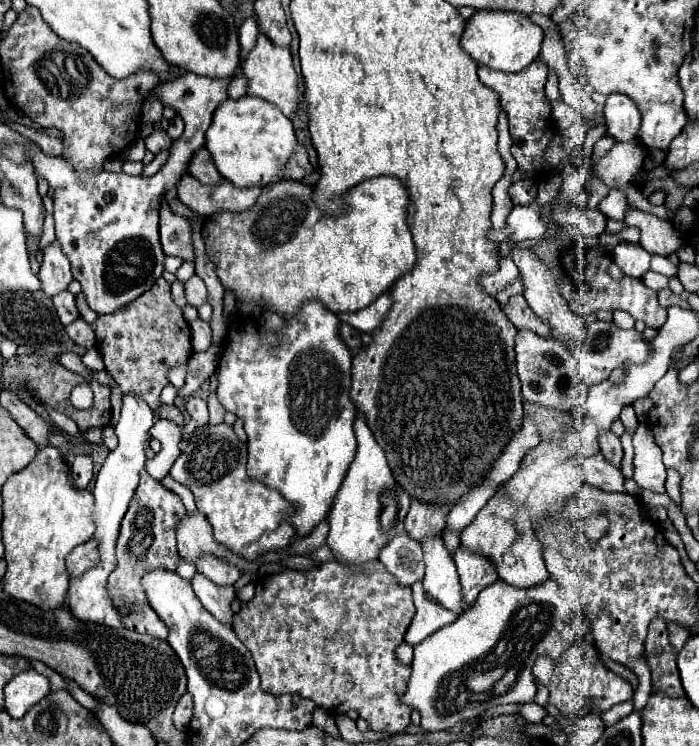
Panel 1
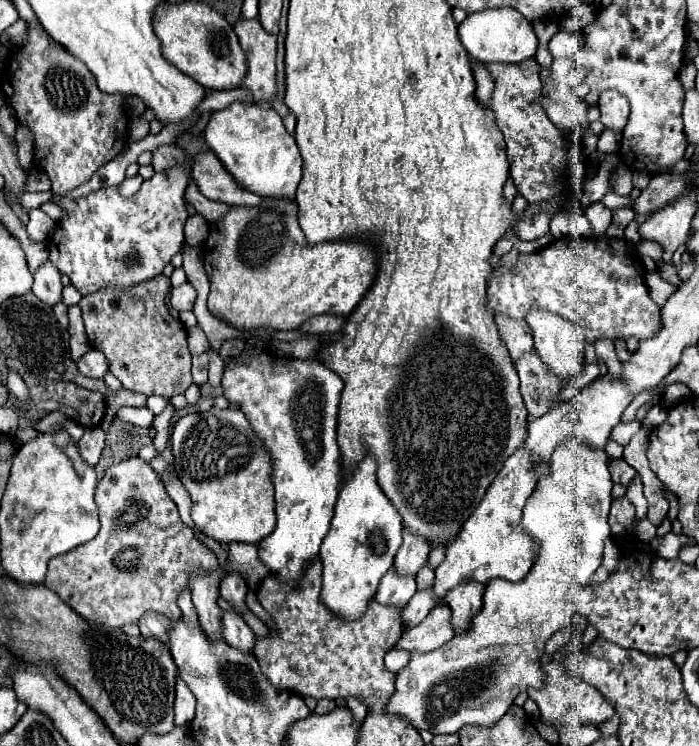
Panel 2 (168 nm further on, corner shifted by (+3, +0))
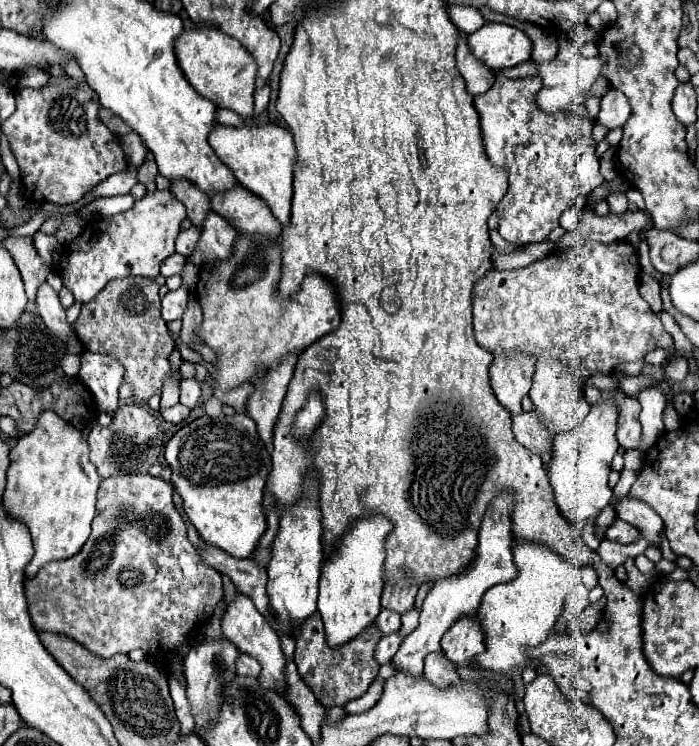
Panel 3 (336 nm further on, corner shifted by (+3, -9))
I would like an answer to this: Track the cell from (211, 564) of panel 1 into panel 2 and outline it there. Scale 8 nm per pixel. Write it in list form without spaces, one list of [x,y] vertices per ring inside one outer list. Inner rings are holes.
[[[230,572],[230,574],[228,574],[226,578],[222,578],[222,582],[220,582],[220,596],[222,596],[226,602],[230,602],[230,606],[232,606],[234,610],[246,608],[246,604],[244,604],[246,592],[248,592],[246,582],[244,582],[244,578],[242,578],[240,574],[236,574],[236,572]]]

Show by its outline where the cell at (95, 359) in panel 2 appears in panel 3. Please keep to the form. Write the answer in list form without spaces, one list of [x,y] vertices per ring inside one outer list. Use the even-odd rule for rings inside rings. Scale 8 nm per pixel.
[[[84,351],[80,367],[80,381],[88,387],[94,397],[98,411],[116,411],[118,407],[118,387],[124,379],[124,367],[114,355]]]

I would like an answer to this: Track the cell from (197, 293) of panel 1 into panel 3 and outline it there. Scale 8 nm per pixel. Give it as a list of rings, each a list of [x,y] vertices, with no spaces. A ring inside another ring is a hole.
[[[180,287],[176,291],[168,291],[166,297],[162,299],[162,319],[164,321],[182,319],[182,313],[186,309],[186,301],[188,301],[188,291],[184,287]]]

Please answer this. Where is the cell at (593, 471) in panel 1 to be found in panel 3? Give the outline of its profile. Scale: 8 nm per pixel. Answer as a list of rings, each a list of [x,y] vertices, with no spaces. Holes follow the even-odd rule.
[[[616,519],[608,531],[606,531],[606,539],[608,541],[614,541],[614,543],[620,543],[620,545],[630,545],[630,543],[636,543],[640,537],[640,533],[636,531],[636,527],[624,523],[622,519]]]

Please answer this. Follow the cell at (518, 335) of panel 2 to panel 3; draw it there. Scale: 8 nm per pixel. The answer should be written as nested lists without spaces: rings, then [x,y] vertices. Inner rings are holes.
[[[496,355],[494,357],[494,363],[490,367],[490,383],[498,403],[504,405],[512,417],[522,411],[520,401],[524,395],[528,395],[532,387],[532,377],[534,377],[534,359],[530,355]]]

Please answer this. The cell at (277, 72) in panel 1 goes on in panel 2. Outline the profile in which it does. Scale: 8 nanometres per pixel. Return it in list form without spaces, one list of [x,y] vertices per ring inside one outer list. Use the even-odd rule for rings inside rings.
[[[256,18],[238,20],[234,32],[248,60],[248,72],[240,88],[248,90],[254,102],[268,106],[276,96],[276,36],[268,34]]]

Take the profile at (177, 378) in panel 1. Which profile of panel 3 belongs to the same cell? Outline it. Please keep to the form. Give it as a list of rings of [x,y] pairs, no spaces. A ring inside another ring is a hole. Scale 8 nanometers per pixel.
[[[178,403],[178,405],[170,407],[170,409],[162,409],[160,413],[162,413],[164,421],[168,421],[168,423],[174,423],[174,425],[178,425],[180,421],[184,421],[184,419],[188,417],[190,409],[188,409],[188,407],[184,407],[182,403]]]

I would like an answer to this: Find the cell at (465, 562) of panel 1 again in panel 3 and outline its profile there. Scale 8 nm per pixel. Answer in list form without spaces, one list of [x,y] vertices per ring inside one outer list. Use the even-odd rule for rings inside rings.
[[[462,615],[442,637],[442,651],[458,667],[472,667],[476,655],[484,653],[484,631],[472,617]]]

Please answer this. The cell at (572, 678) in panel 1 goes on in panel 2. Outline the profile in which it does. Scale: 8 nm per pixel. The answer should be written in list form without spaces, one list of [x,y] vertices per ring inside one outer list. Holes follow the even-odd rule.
[[[546,662],[542,666],[546,678],[542,682],[542,688],[528,690],[528,696],[538,704],[540,718],[546,724],[564,724],[564,726],[580,726],[580,724],[602,724],[604,720],[612,718],[616,714],[616,708],[604,694],[590,686],[588,682],[580,680],[578,676],[572,676],[566,672],[566,666],[562,662]]]

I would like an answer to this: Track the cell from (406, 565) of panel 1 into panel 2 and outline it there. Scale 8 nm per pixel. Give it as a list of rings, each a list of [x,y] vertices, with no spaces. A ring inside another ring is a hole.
[[[394,566],[382,576],[376,592],[376,600],[382,604],[392,604],[398,608],[404,608],[408,604],[408,598],[416,592],[416,578],[414,576],[402,576],[394,570]]]

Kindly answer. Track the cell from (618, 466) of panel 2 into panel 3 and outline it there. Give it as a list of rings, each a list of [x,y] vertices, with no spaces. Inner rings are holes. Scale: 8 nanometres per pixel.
[[[624,497],[616,505],[616,513],[626,523],[634,525],[652,547],[660,549],[660,535],[662,535],[664,523],[662,523],[660,515],[656,515],[656,511],[652,511],[652,507],[648,507],[646,503],[636,503],[636,499]]]

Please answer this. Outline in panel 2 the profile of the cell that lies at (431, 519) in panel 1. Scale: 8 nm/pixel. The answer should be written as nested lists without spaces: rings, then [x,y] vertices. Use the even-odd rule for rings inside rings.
[[[404,528],[404,542],[394,558],[394,566],[398,574],[416,574],[424,566],[428,552],[430,552],[428,540]]]

